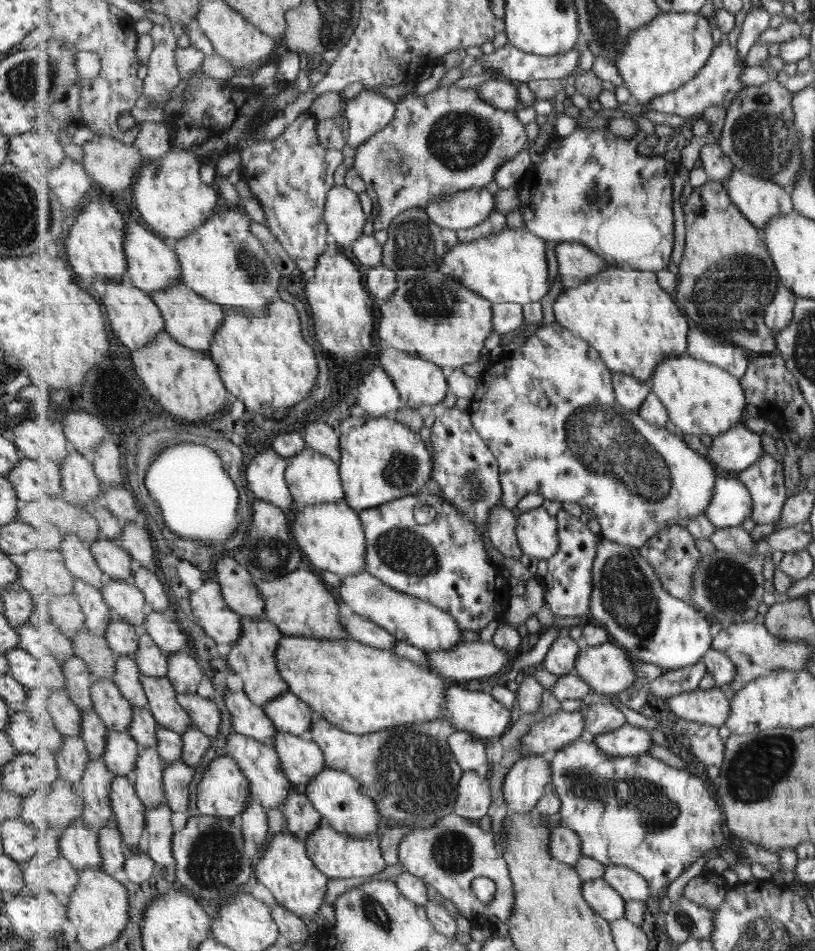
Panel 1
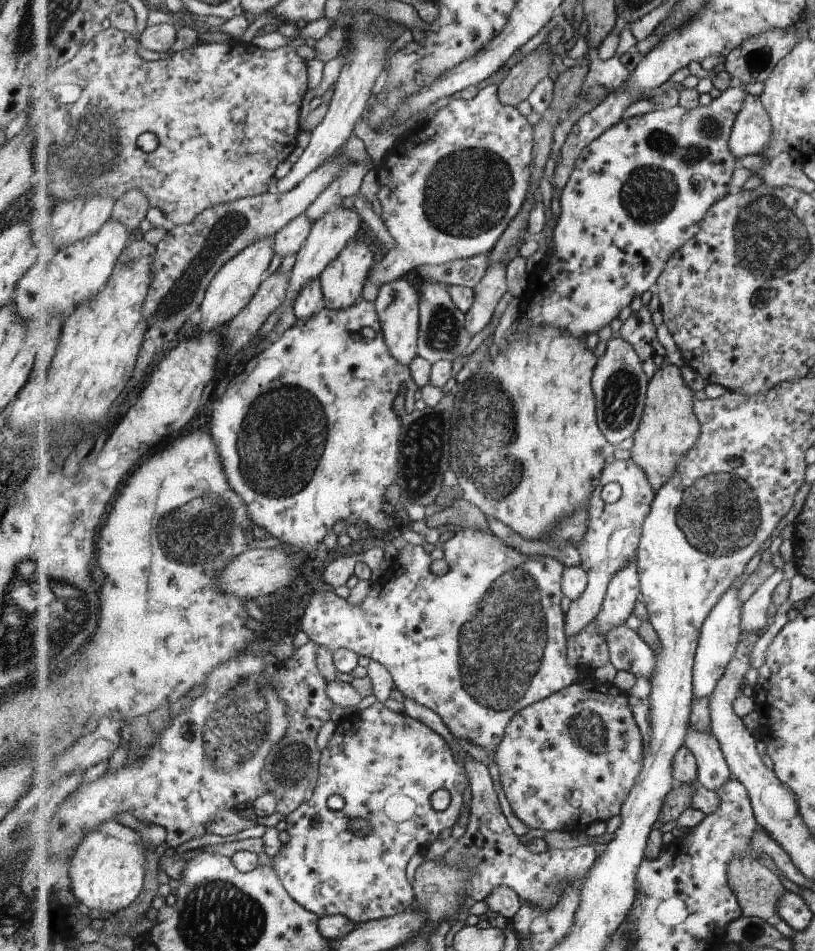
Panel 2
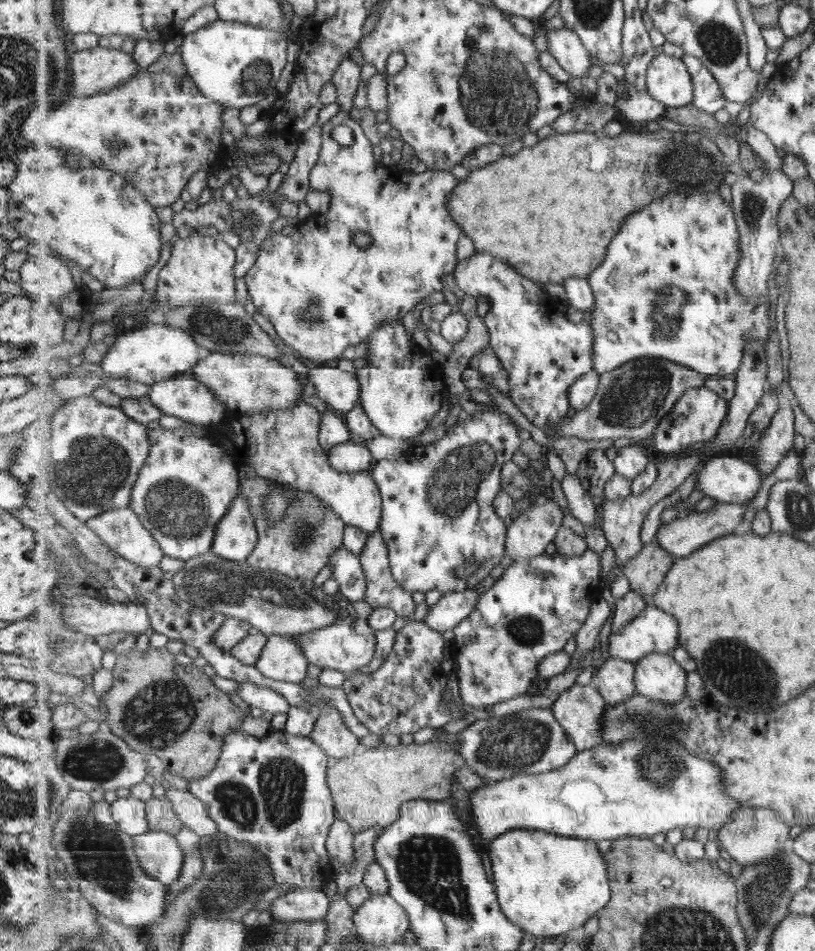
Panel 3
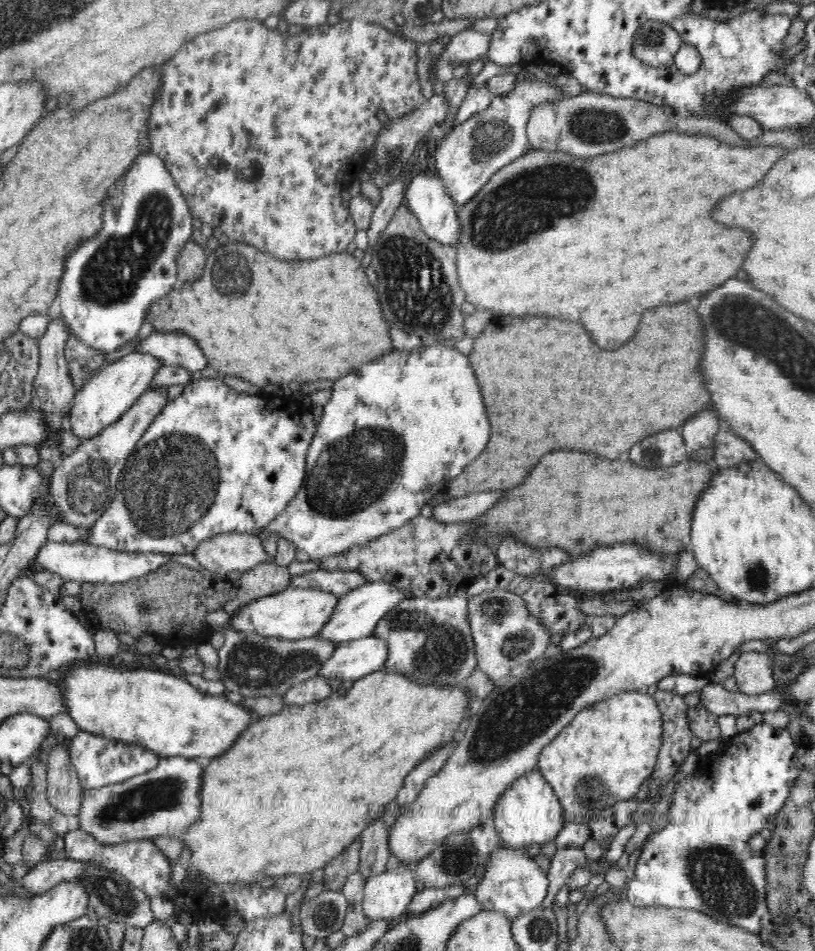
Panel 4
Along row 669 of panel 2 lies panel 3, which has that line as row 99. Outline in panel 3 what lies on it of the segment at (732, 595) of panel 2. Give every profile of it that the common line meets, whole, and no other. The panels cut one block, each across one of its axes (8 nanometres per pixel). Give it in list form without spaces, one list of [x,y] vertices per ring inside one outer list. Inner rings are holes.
[[[685,54],[682,59],[692,73],[695,106],[709,114],[723,110],[728,100],[715,75],[696,56]]]

